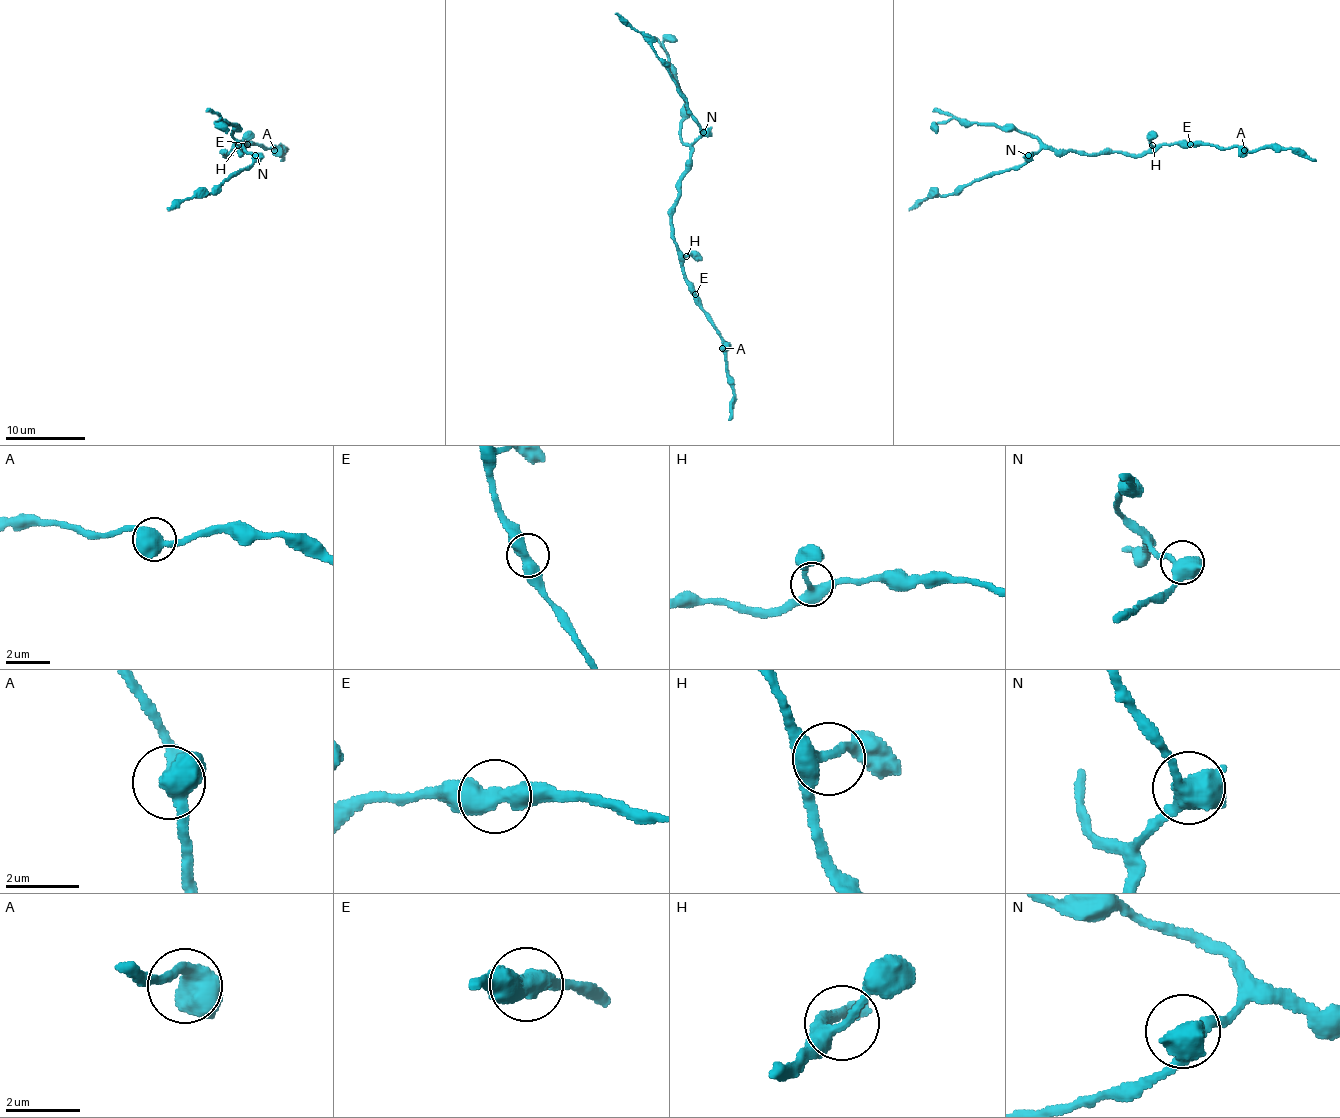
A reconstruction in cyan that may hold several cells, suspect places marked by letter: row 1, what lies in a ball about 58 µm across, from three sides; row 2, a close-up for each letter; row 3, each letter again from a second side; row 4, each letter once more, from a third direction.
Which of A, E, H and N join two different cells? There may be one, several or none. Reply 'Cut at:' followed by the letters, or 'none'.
Cut at: none

